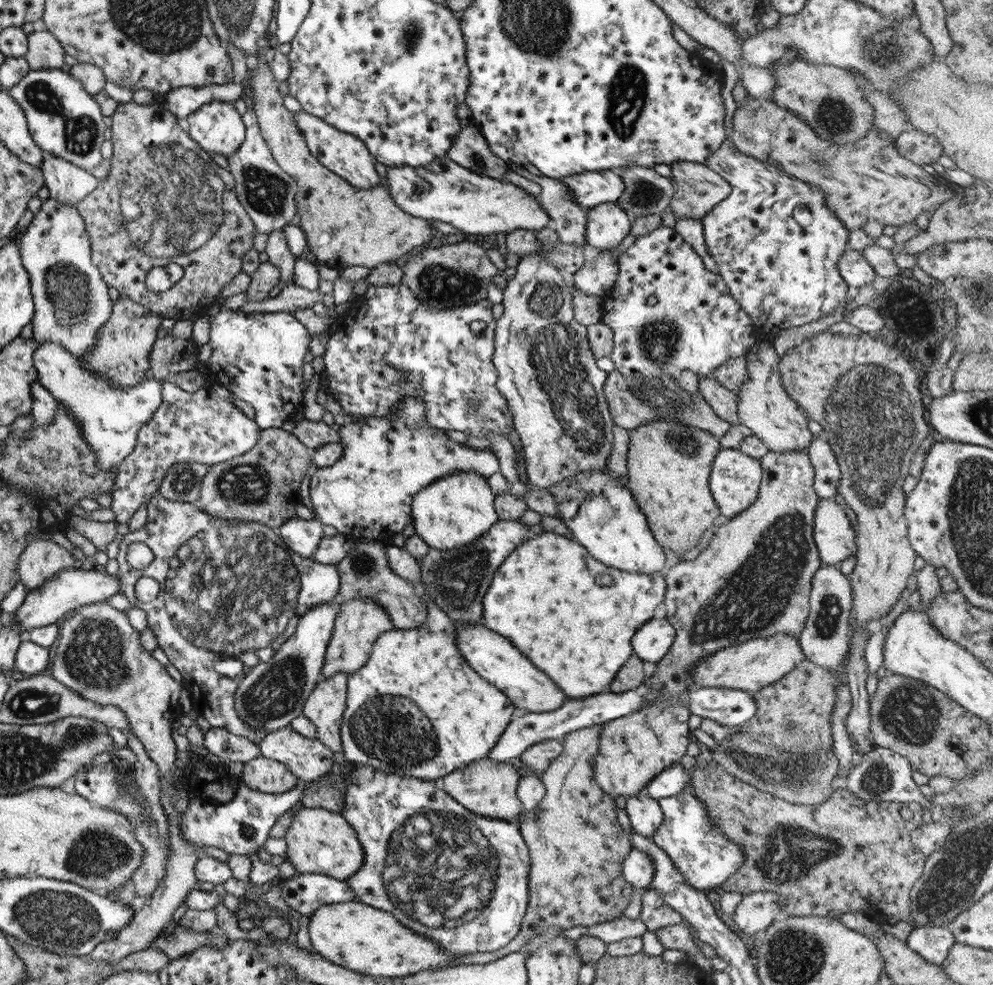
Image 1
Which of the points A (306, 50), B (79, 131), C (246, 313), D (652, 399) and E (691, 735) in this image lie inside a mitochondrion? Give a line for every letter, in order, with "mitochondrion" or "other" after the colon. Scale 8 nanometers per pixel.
A: other
B: mitochondrion
C: other
D: mitochondrion
E: other

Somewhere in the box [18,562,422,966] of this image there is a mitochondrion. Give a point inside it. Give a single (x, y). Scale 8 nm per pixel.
(94, 656)

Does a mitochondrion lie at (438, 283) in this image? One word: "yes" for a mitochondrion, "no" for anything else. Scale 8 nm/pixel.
yes

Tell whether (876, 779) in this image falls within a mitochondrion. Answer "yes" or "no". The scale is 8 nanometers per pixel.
yes

